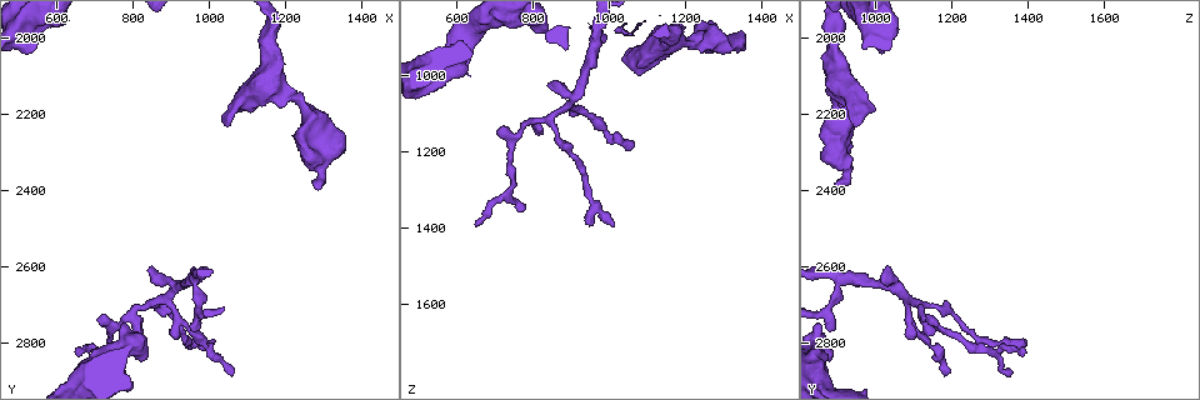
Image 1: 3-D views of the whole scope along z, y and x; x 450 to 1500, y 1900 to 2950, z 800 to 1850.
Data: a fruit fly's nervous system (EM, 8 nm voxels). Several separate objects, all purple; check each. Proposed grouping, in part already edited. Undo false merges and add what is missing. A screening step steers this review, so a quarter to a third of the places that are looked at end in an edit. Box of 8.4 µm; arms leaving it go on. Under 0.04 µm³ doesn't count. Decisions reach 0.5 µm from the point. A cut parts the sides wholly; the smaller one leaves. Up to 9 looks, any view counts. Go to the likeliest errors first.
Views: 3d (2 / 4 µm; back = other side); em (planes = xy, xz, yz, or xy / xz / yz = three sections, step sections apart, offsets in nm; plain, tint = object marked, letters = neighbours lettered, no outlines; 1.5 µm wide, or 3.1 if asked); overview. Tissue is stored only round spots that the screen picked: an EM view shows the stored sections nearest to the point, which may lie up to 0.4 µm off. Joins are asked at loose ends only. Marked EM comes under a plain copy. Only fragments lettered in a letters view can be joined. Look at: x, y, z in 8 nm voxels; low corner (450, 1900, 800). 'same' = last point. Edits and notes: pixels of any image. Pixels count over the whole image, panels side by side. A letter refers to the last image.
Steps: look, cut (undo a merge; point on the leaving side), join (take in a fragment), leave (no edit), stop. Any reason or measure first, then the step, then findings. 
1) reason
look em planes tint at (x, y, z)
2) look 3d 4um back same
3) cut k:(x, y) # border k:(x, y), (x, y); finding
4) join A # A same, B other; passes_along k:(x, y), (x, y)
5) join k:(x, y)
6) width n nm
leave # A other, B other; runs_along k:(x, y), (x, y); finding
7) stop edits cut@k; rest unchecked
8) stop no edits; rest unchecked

look em yz step 4 letters at (1275, 2385, 895)

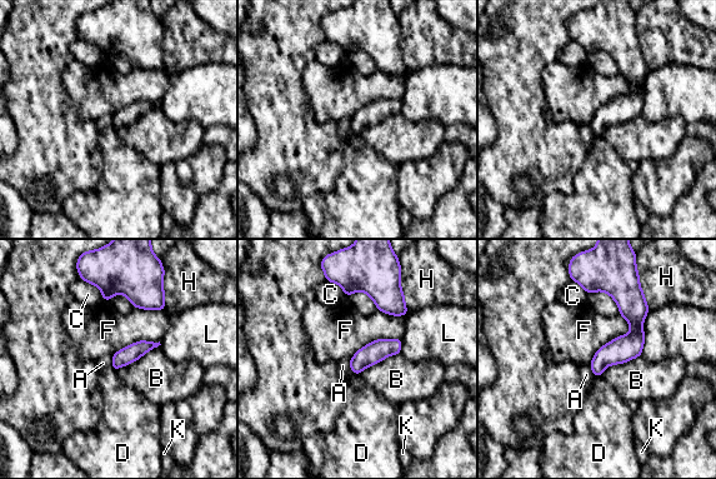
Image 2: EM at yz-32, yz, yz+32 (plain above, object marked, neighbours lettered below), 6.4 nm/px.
longest_contact F 400 nm
leave # A other, B other, C other, D other, F other, H other, K other, L other; runs_along 2:(590, 285), (634, 310), (634, 334), (597, 373); no lettered fragment goes on from it

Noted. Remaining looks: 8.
thick end
look 3d 4um at (825, 2850, 885)

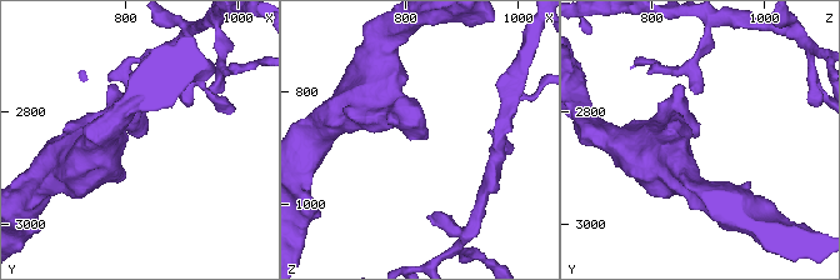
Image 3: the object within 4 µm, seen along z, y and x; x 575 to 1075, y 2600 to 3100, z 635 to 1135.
shape alone is not enough
look em planes letters at (825, 2845, 885)

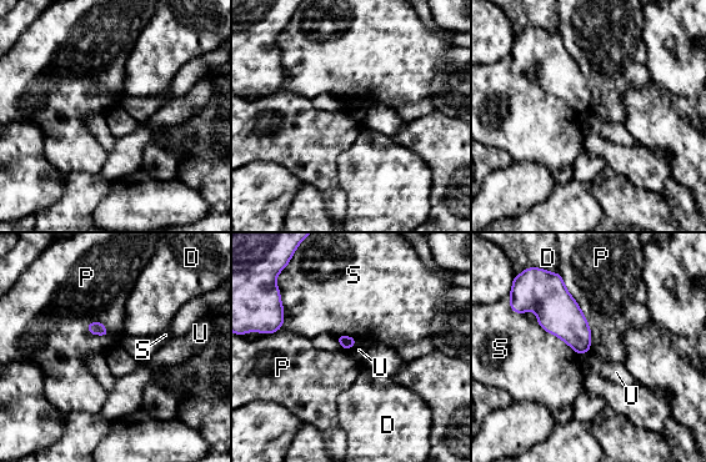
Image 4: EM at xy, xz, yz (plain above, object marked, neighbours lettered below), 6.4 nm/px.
leave # D other, P other, S other, U other; border 4:(357, 340), (348, 350); none of them fits

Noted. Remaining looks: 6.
branch stops here
look em planes letters at (1050, 2225, 950)

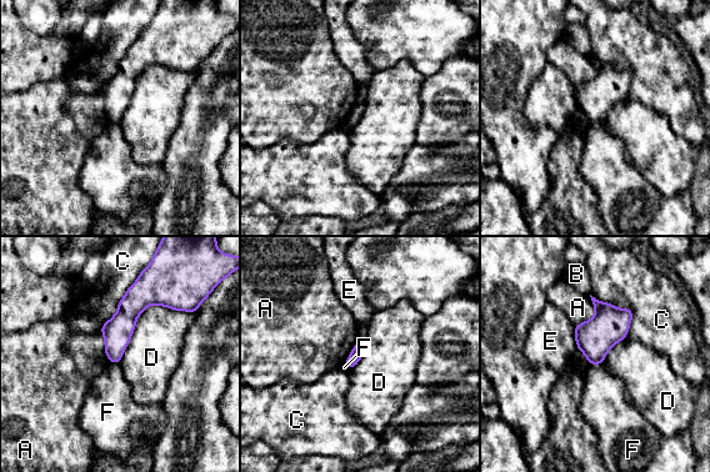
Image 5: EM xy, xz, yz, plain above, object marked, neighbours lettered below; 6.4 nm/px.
longest_contact D 600 nm
leave # A other, B other, C other, D other, E other, F other; border 5:(195, 311), (149, 305), (119, 362); none of them fits

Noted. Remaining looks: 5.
tapers out
look em planes letters at (850, 2610, 1020)

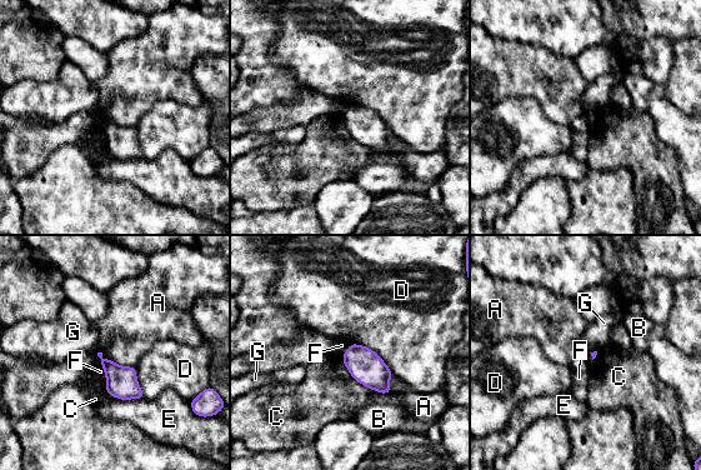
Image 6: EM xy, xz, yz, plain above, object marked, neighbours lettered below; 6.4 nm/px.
leave # A other, B other, C other, D other, E other, F other, G other; no lettered fragment goes on from it

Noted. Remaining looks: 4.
stop no edits; rest unchecked

